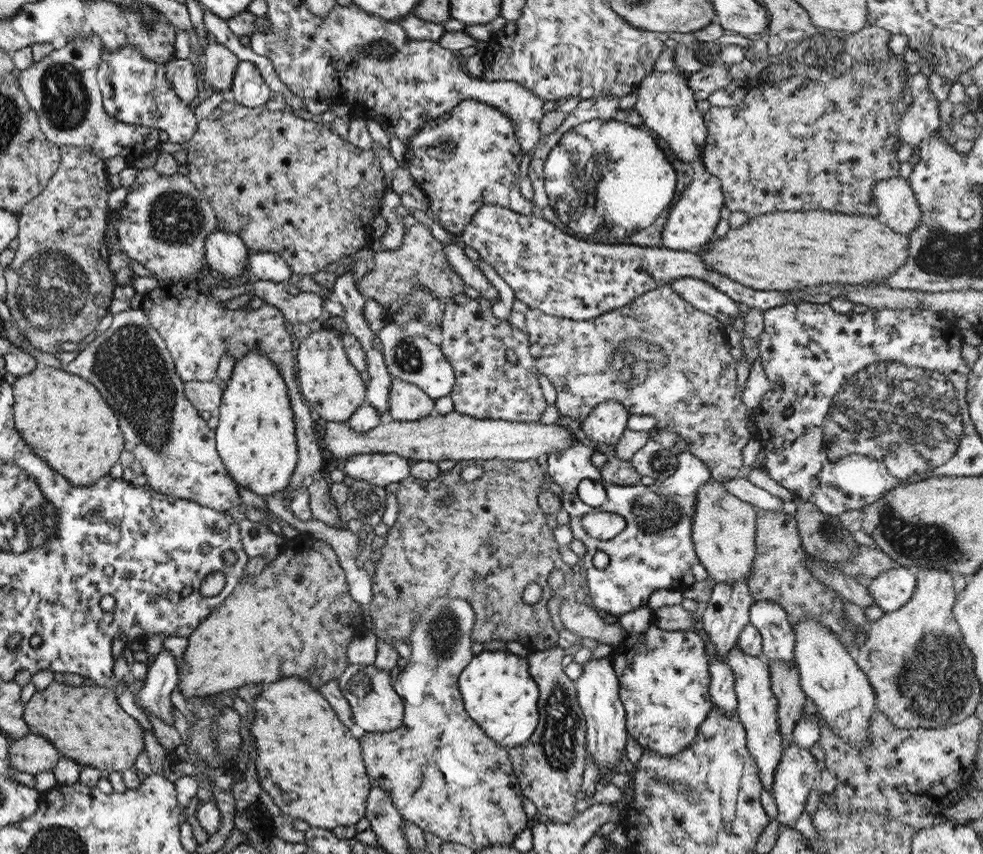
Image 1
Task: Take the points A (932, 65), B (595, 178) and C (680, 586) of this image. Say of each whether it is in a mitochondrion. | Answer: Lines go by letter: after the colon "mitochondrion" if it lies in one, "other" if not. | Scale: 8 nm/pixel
A: other
B: mitochondrion
C: other

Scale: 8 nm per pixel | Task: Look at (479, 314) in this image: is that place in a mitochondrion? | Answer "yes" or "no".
no

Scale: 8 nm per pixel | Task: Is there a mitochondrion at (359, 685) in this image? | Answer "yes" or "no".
yes

